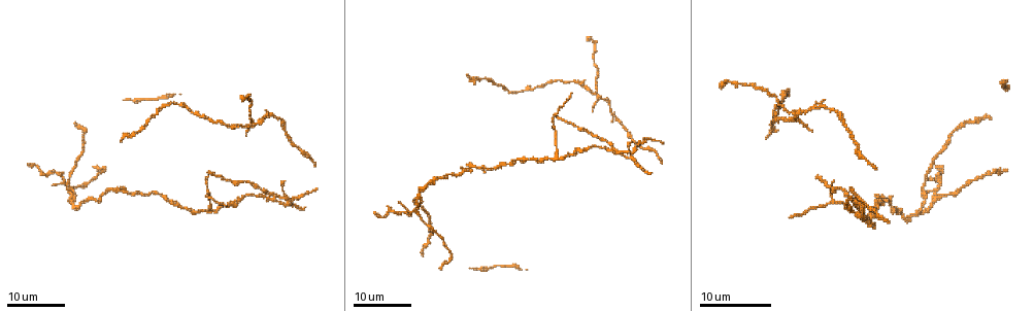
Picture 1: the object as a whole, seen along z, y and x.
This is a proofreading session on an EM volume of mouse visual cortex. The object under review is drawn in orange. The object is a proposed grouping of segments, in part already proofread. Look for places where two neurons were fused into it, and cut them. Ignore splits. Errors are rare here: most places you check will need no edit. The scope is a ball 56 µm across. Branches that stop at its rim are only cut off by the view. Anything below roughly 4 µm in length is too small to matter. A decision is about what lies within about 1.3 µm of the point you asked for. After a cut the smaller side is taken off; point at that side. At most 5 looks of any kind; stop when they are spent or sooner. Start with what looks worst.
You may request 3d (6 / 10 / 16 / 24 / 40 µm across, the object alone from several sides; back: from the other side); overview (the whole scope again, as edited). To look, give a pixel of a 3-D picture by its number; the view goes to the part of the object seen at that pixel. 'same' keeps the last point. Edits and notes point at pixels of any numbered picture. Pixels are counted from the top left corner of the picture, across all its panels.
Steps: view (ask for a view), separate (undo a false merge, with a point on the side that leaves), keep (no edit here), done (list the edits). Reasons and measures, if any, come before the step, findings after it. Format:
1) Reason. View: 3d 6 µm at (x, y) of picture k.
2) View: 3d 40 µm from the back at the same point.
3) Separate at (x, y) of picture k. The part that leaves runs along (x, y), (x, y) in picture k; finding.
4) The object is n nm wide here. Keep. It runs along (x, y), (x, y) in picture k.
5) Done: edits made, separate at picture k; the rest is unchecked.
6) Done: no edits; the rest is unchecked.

Thin arm on a thick one. View: 3d 16 µm at (597, 96) of picture 1.

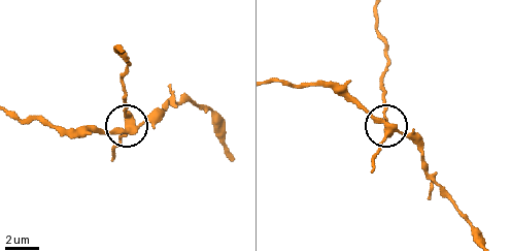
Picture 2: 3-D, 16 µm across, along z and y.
Zoom in. View: 3d 6 µm at (128, 121) of picture 2.

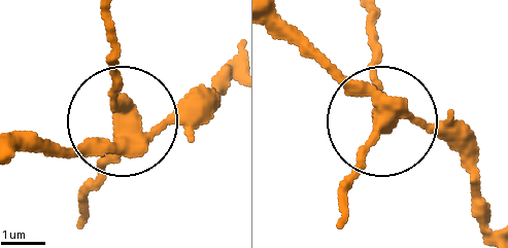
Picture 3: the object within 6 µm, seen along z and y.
Separate at (102, 172) of picture 3. The part that leaves runs along (127, 133), (112, 26) in picture 3; a second neuron is stuck on.

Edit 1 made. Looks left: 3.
Small branch off a trunk. View: 3d 16 µm at (861, 207) of picture 1.

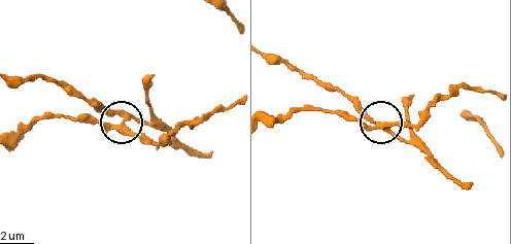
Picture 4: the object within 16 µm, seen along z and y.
View: 3d 10 µm at (126, 121) of picture 4.

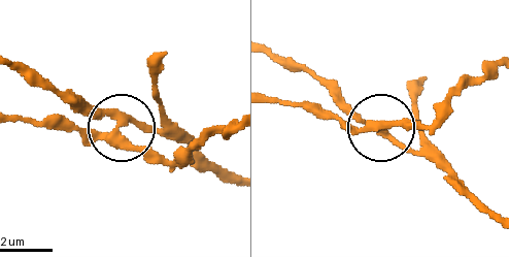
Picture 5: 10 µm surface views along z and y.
4 arms meet here. Keep. It runs along (9, 121), (56, 121), (89, 134), (173, 127) in picture 5; all the same neuron.

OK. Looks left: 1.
Done: edits made, separate at picture 3; the rest is unchecked.

